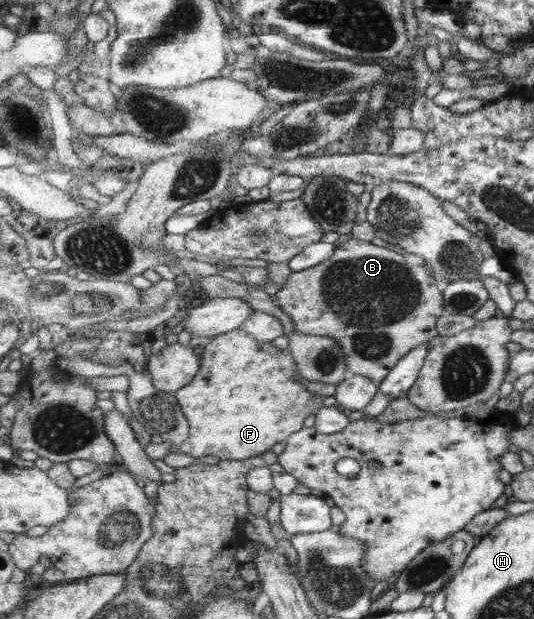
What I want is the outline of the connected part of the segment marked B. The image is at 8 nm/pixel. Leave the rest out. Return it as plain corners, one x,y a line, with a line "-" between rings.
351,238
337,242
335,255
315,267
293,272
275,294
279,305
294,321
294,331
305,335
332,337
342,345
349,374
364,375
378,383
410,351
437,338
437,321
446,312
442,285
422,265
407,263
405,256
387,247

